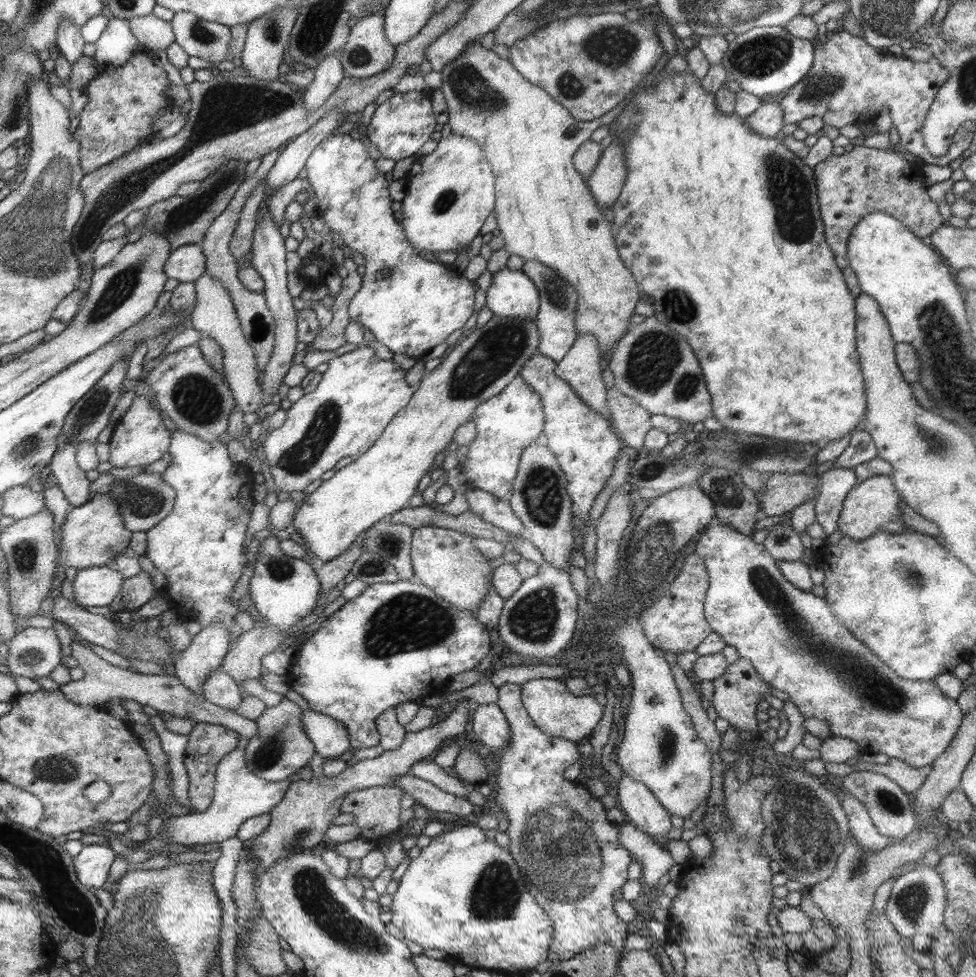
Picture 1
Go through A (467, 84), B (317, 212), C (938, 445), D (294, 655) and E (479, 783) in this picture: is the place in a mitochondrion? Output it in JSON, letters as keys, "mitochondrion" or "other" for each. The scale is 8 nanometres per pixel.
{"A":"mitochondrion","B":"other","C":"mitochondrion","D":"other","E":"other"}

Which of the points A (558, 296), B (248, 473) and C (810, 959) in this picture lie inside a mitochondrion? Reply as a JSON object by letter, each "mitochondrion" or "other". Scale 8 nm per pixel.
{"A":"mitochondrion","B":"other","C":"other"}

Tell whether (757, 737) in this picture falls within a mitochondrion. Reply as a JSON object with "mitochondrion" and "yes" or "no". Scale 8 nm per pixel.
{"mitochondrion":"no"}

